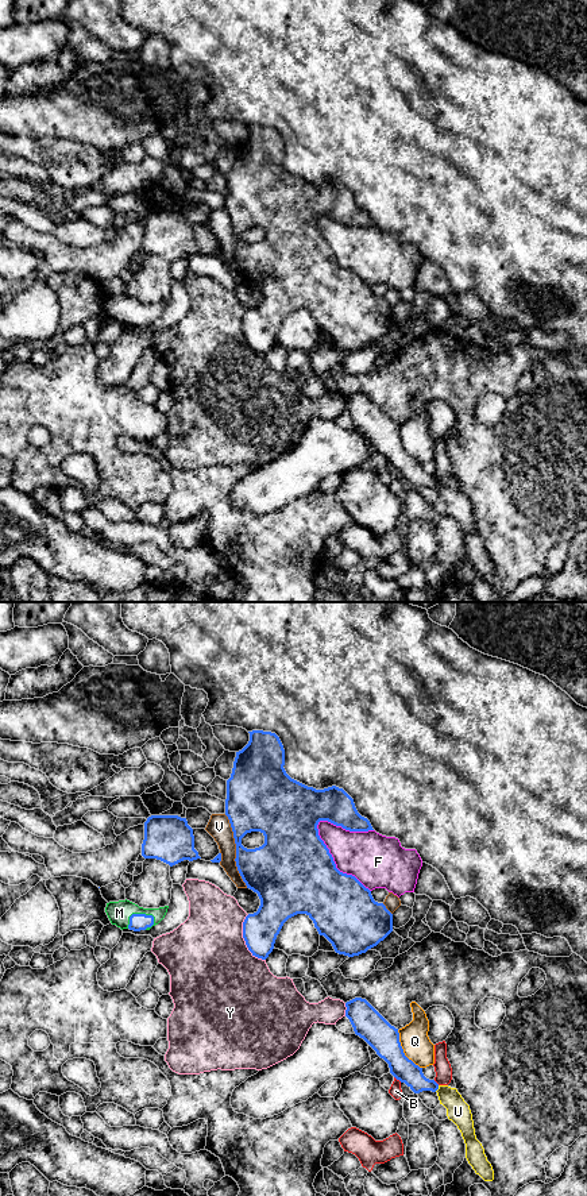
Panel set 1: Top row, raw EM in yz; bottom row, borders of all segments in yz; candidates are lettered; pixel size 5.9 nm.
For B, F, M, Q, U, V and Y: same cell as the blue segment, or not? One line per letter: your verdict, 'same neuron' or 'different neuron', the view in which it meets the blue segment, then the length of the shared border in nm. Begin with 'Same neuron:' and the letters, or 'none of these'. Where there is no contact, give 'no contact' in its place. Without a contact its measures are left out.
Same neuron: M, U
B: different neuron | yz | 60 nm
F: different neuron | yz | 550 nm
M: same neuron | yz | 180 nm
Q: different neuron | yz | 280 nm
U: same neuron | yz | 50 nm
V: different neuron | yz | 460 nm
Y: different neuron | yz | 300 nm

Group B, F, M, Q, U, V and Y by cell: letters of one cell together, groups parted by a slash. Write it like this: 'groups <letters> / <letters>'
groups B / F / M U / Q / V / Y

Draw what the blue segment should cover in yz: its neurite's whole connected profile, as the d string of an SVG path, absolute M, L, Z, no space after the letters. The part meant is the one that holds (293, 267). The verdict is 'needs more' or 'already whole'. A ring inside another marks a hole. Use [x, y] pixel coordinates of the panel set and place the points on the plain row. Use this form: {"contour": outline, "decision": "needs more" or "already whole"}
{"contour": "M252 126L248 139L239 147L233 157L231 173L227 175L225 211L229 215L236 239L236 262L247 283L258 289L260 301L256 308L248 309L243 317L243 333L252 351L266 355L274 344L277 331L283 319L297 310L306 309L314 319L320 331L324 331L335 347L348 352L366 348L376 342L393 327L393 309L383 298L374 296L371 286L355 271L336 263L329 244L318 231L317 220L328 216L350 227L374 225L370 216L362 212L354 194L336 181L316 185L291 174L285 161L285 144L275 128ZM251 227L260 227L264 239L255 244L242 240L242 234Z", "decision": "already whole"}

